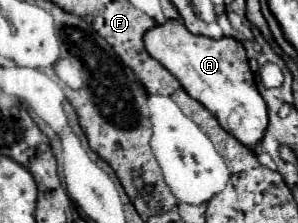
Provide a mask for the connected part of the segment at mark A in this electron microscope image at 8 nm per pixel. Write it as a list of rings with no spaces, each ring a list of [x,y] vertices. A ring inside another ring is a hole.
[[[167,19],[165,23],[155,23],[151,29],[147,29],[143,43],[147,53],[181,83],[189,97],[209,109],[227,133],[249,149],[261,141],[267,129],[267,107],[257,91],[245,47],[239,41],[231,37],[211,39],[195,35],[187,31],[181,19]]]

